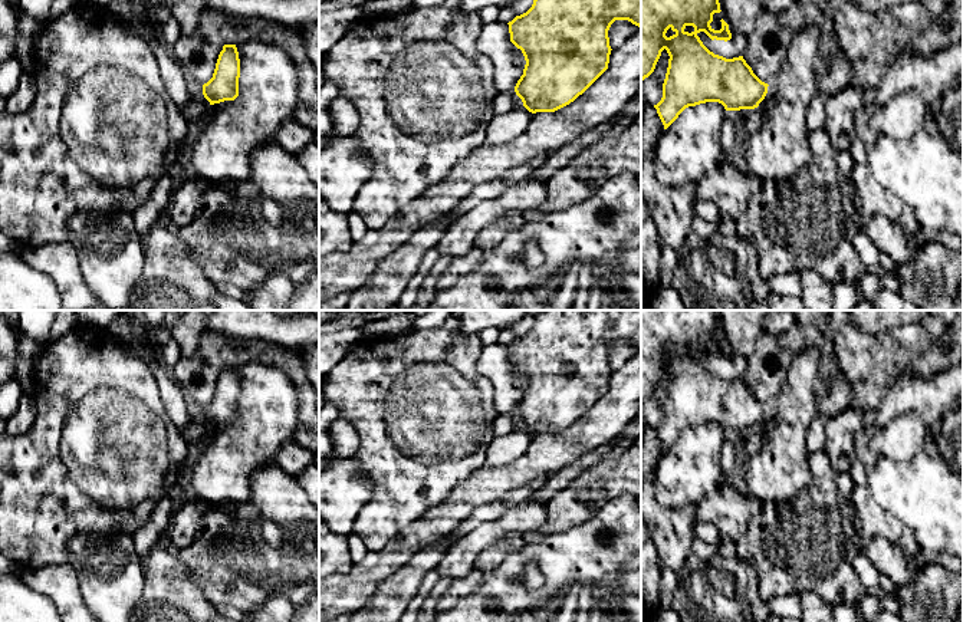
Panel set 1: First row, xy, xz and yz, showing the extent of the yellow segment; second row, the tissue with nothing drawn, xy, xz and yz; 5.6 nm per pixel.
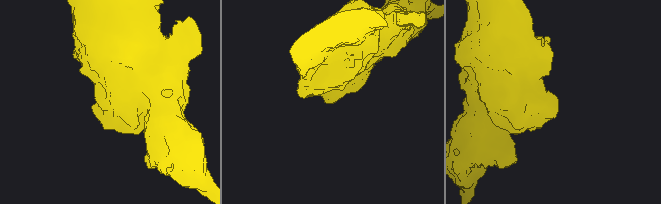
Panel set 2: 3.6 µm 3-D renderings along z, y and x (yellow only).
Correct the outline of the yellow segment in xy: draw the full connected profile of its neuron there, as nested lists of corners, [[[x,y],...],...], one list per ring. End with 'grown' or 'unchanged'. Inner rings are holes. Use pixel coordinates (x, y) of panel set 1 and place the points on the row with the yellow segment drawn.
[[[224,45],[218,55],[213,78],[203,85],[210,105],[234,101],[239,96],[240,59],[236,45]]] | unchanged

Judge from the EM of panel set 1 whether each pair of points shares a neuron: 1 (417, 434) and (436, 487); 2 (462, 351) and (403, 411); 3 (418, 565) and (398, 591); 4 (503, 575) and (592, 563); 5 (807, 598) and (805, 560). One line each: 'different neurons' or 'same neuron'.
1: same neuron
2: same neuron
3: same neuron
4: same neuron
5: different neurons

